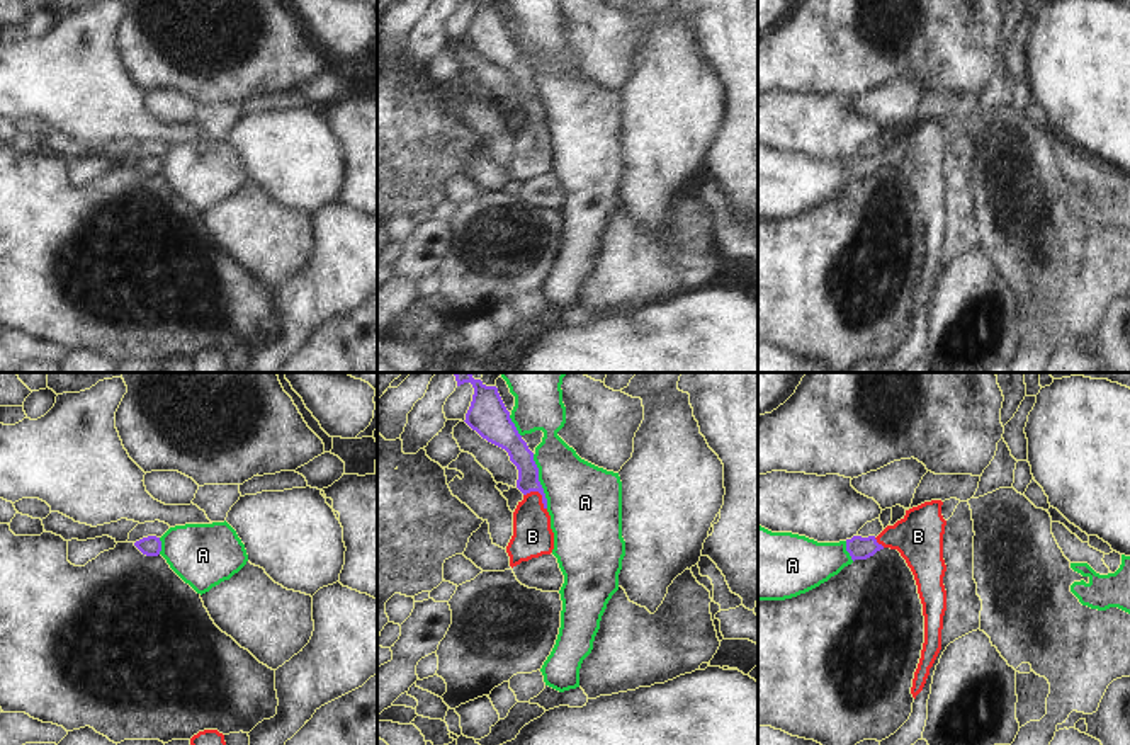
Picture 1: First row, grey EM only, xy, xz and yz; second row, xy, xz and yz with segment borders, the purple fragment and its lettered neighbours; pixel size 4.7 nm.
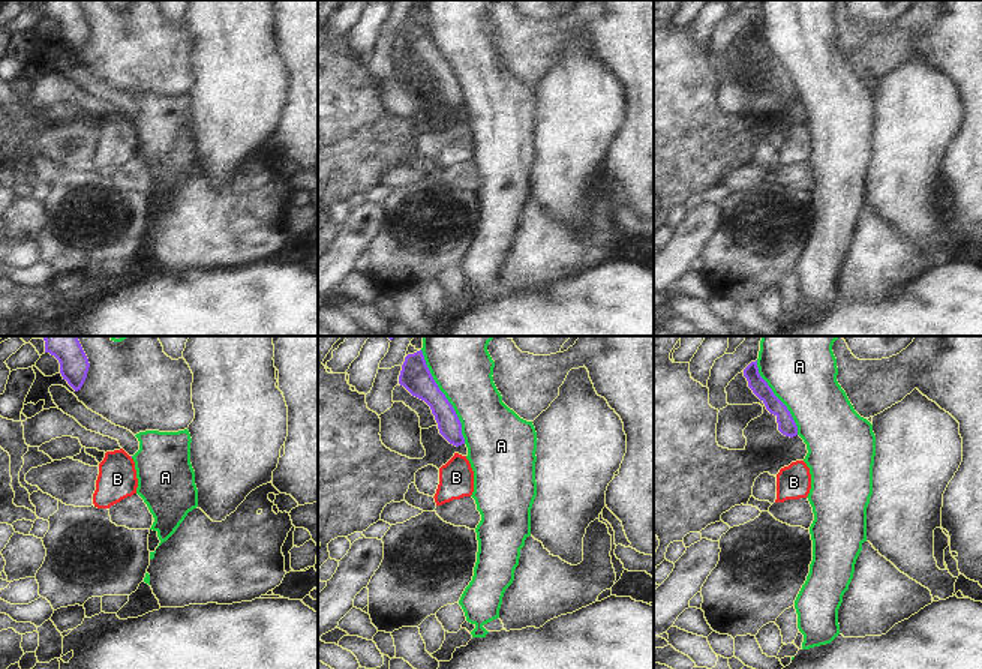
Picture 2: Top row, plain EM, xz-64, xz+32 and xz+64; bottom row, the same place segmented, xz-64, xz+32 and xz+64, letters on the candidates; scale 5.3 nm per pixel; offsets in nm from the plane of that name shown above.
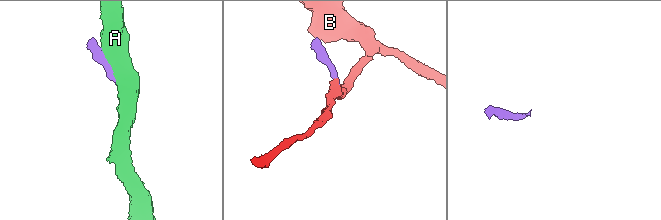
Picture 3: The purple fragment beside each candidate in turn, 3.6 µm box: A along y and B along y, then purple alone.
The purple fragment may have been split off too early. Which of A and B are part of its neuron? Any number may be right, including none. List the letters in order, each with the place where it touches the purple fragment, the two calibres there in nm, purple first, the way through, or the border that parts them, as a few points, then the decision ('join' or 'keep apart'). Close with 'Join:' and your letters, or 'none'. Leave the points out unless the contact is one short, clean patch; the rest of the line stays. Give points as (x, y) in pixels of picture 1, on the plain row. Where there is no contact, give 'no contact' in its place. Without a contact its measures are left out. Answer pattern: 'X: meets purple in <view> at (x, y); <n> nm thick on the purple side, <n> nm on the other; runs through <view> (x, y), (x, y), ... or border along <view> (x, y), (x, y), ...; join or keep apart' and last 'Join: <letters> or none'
A: meets purple in xz at (539, 101); 110 nm thick on the purple side, 360 nm on the other; keep apart
B: meets purple in xz at (539, 111); 100 nm thick on the purple side, 190 nm on the other; runs through xz (515, 65), (539, 111), (532, 155); join
Join: B

